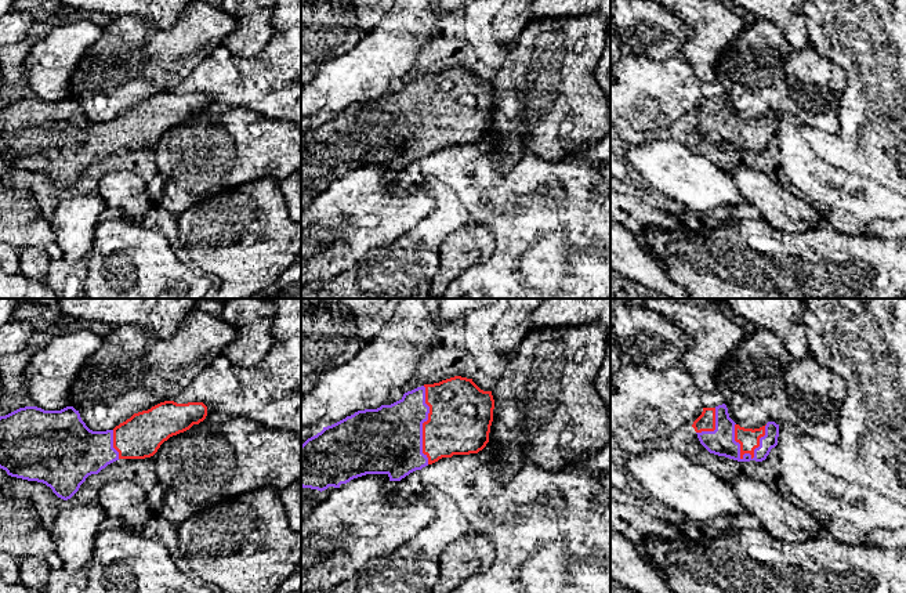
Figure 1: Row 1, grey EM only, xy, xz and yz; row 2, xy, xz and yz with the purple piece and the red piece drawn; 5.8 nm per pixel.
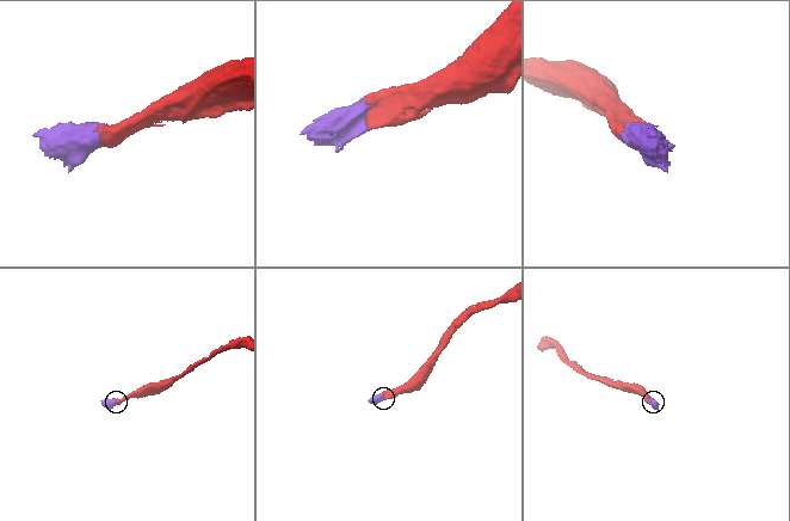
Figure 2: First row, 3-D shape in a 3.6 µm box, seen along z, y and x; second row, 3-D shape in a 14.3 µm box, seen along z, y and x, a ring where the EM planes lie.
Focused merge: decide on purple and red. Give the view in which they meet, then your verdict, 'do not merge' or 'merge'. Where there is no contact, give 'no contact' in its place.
contact in yz; merge

